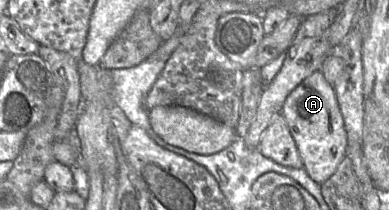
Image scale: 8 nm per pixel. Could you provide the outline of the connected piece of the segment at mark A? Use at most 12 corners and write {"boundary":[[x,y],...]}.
{"boundary":[[316,71],[280,113],[324,183],[347,154],[334,86]]}

